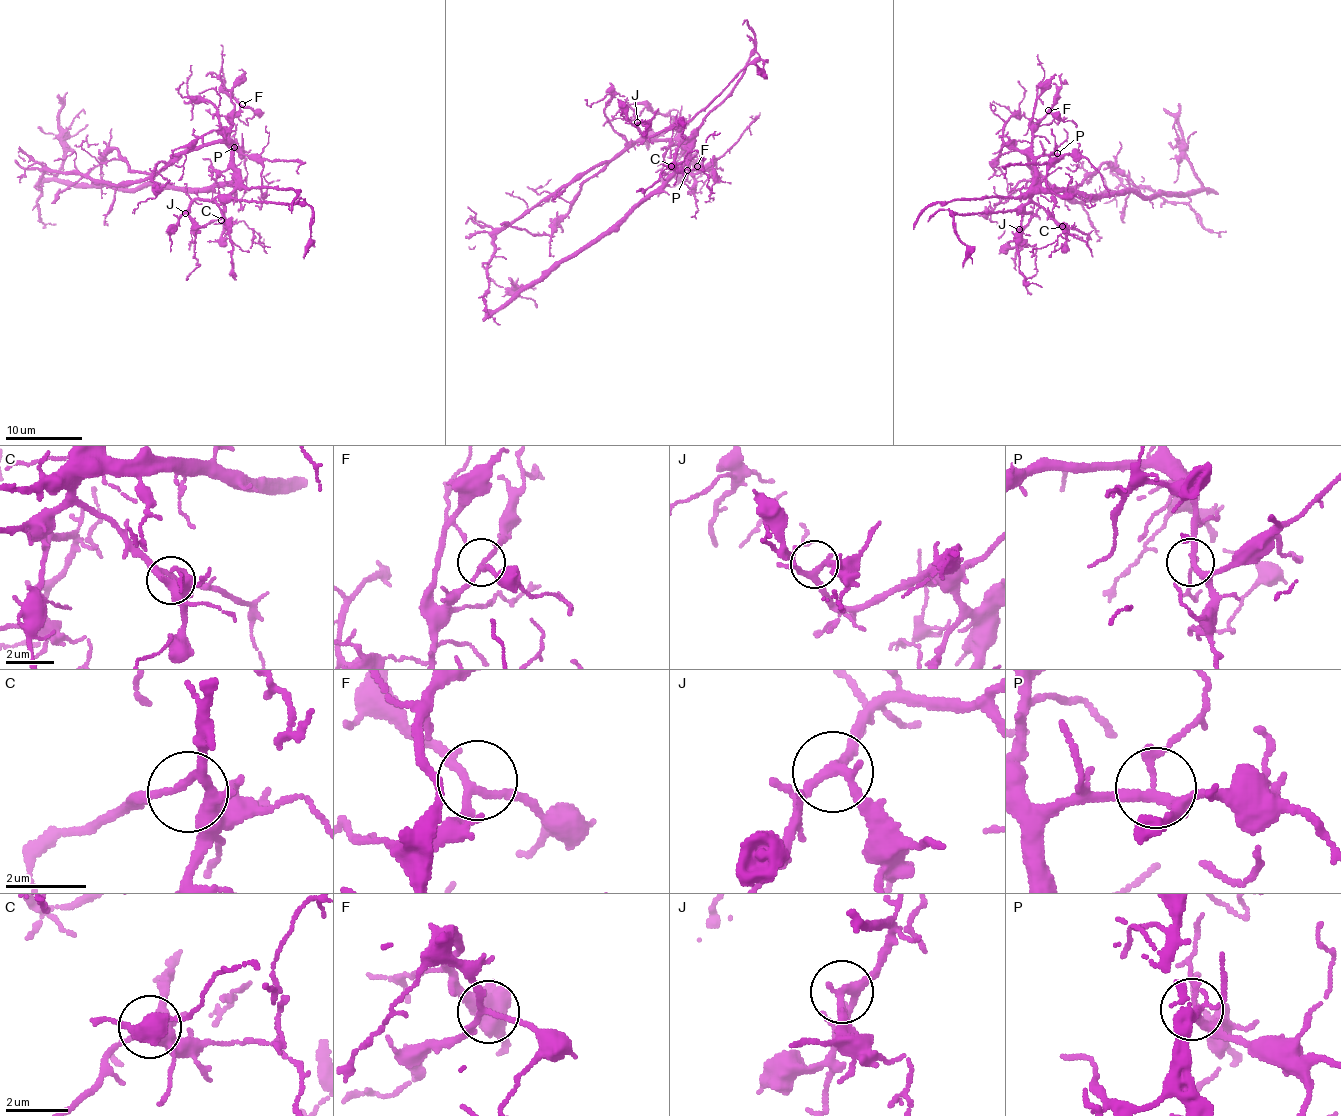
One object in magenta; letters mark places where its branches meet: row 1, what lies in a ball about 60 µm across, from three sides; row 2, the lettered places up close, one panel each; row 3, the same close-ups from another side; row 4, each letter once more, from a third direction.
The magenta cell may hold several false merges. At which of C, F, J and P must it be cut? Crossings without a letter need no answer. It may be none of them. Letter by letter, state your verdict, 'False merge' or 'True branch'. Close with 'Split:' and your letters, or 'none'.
C: True branch
F: True branch
J: True branch
P: True branch
Split: none

